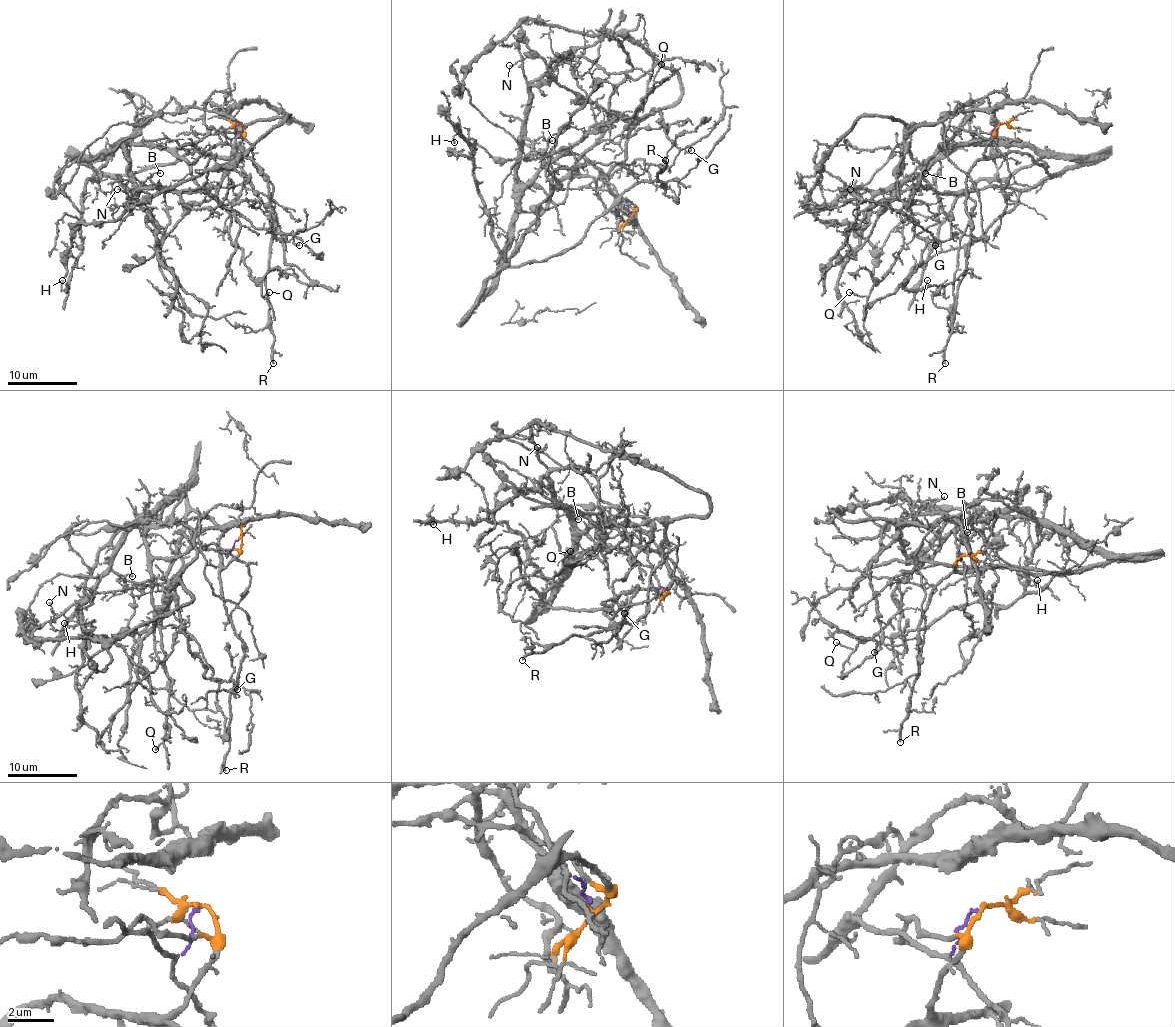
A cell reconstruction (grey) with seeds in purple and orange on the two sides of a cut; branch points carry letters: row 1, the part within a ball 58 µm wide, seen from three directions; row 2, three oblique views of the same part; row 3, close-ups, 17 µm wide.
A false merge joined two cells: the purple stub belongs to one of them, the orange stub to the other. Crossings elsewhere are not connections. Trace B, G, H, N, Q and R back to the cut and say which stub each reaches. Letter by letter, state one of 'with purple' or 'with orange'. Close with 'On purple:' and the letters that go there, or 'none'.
B: with purple
G: with purple
H: with purple
N: with purple
Q: with purple
R: with orange
On purple: B, G, H, N, Q

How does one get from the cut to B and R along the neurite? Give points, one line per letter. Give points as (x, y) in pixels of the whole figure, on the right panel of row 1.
B: (997, 124), (990, 138), (962, 129), (940, 148), (969, 145), (952, 146), (926, 181), (926, 172)
R: (999, 124), (966, 181), (971, 242), (964, 277), (959, 282), (945, 364)

